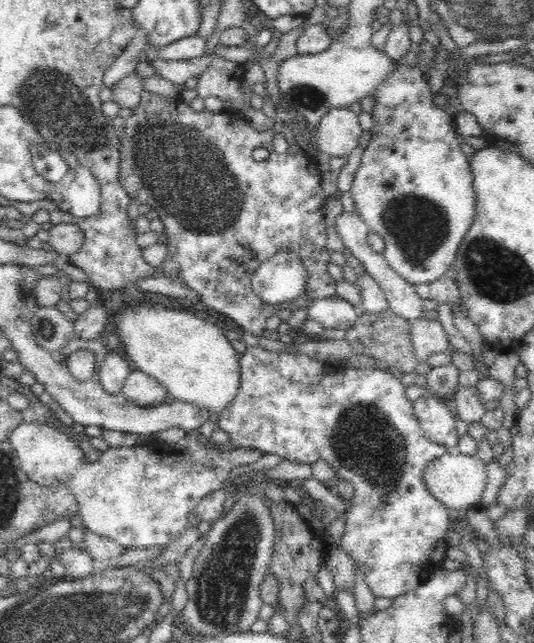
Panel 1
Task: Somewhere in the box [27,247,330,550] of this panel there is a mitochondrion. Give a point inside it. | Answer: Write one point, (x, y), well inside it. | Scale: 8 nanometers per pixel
(44, 326)

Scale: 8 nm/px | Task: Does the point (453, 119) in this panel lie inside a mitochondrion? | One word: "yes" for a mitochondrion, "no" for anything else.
no

